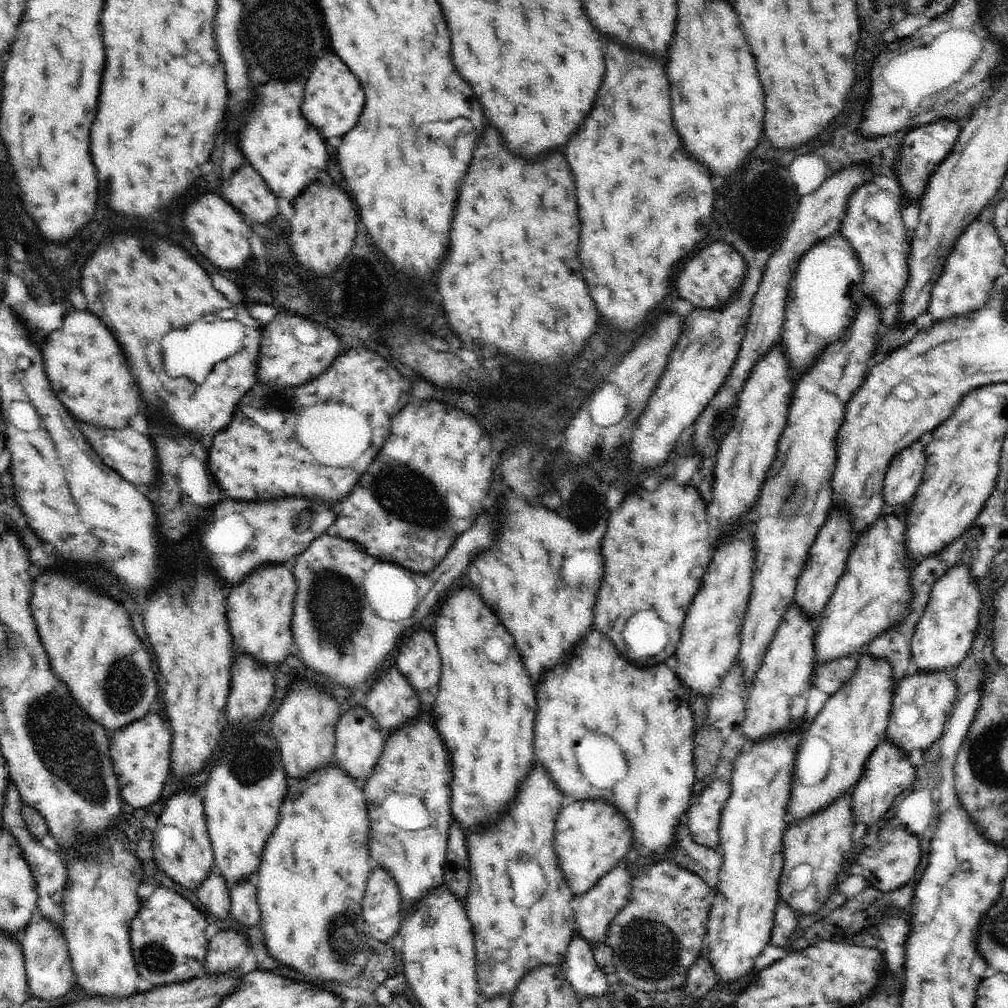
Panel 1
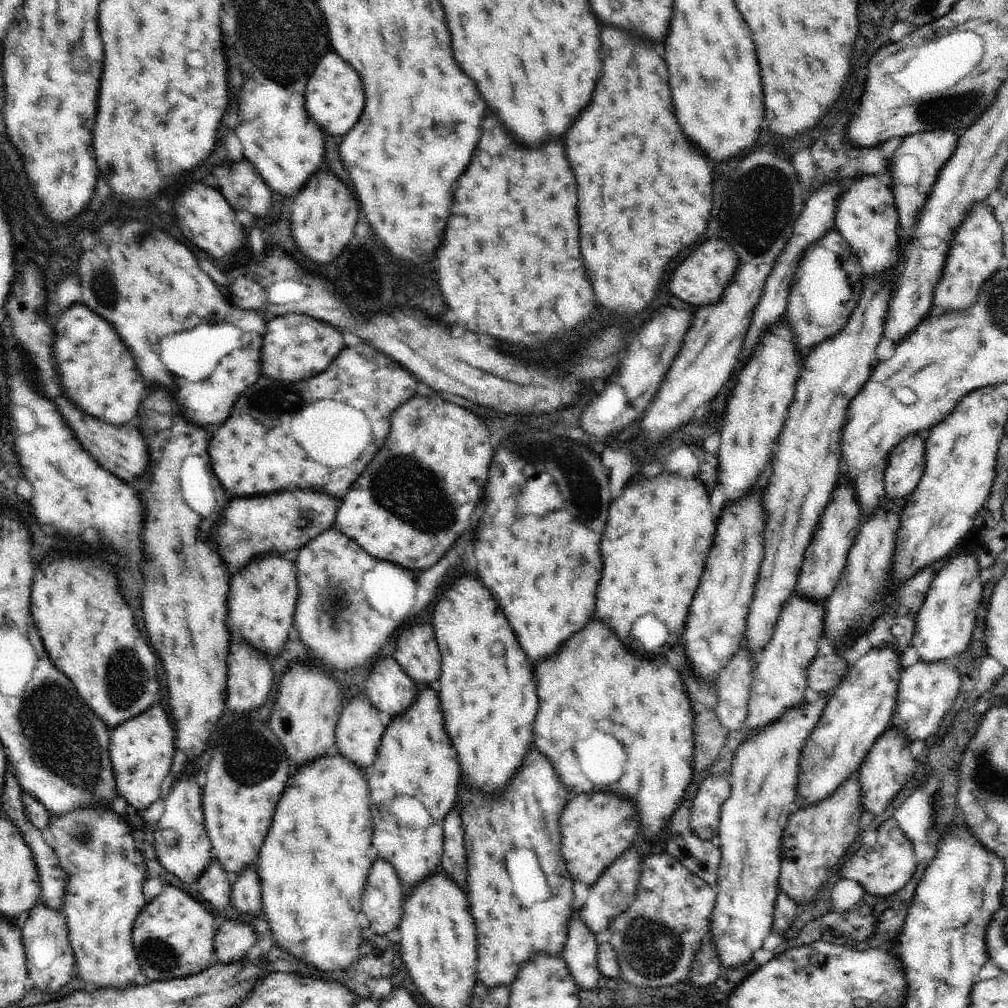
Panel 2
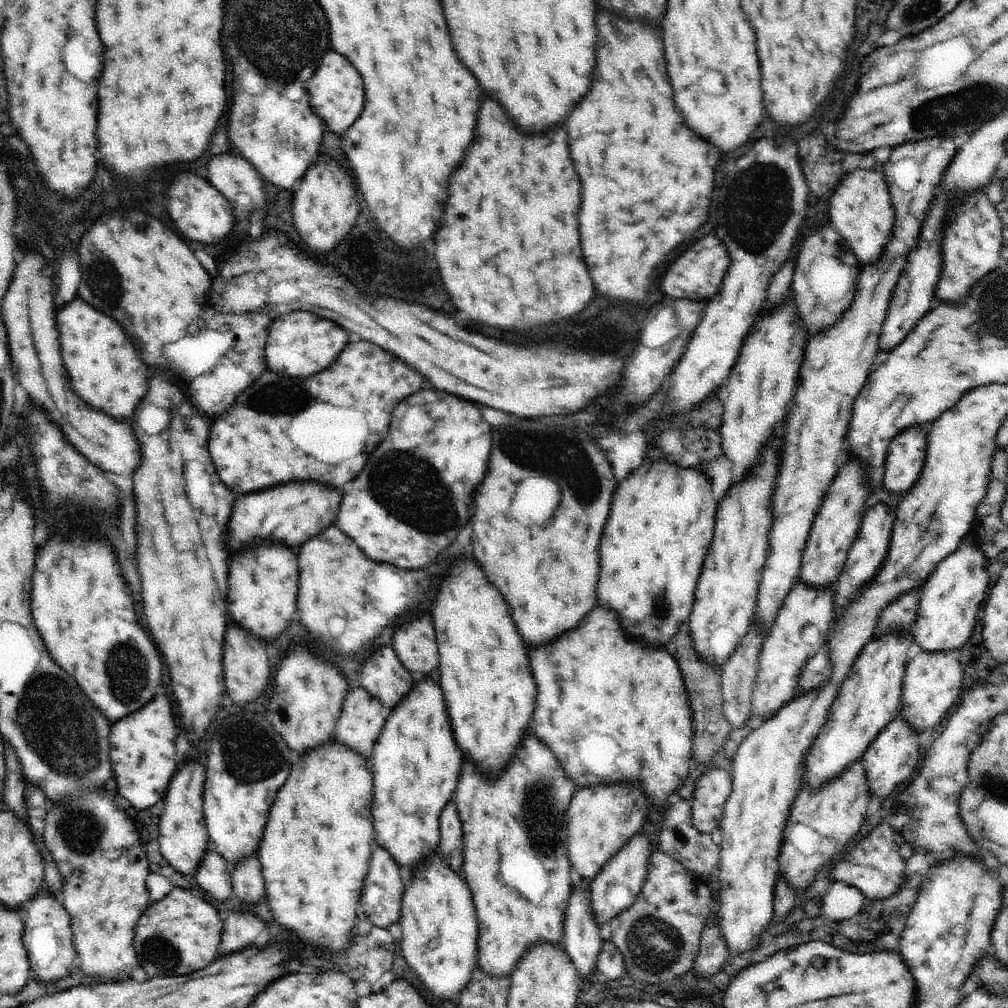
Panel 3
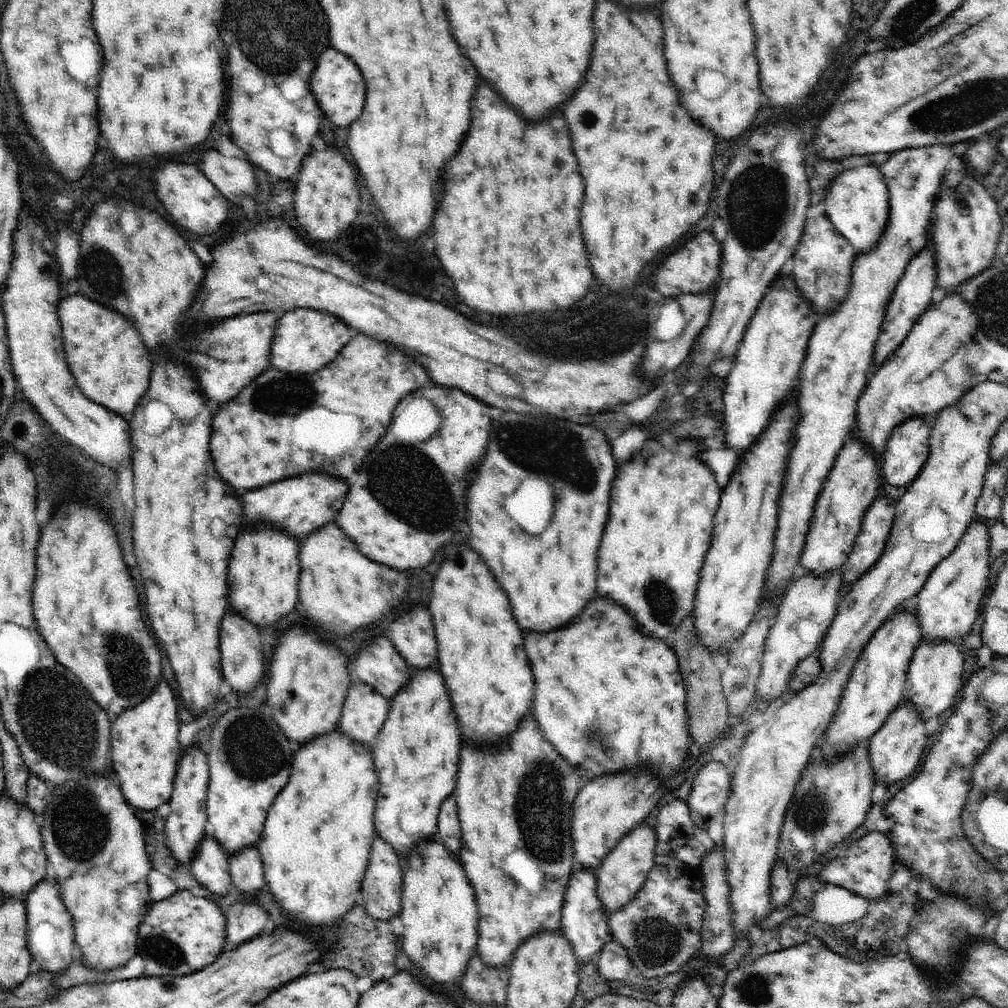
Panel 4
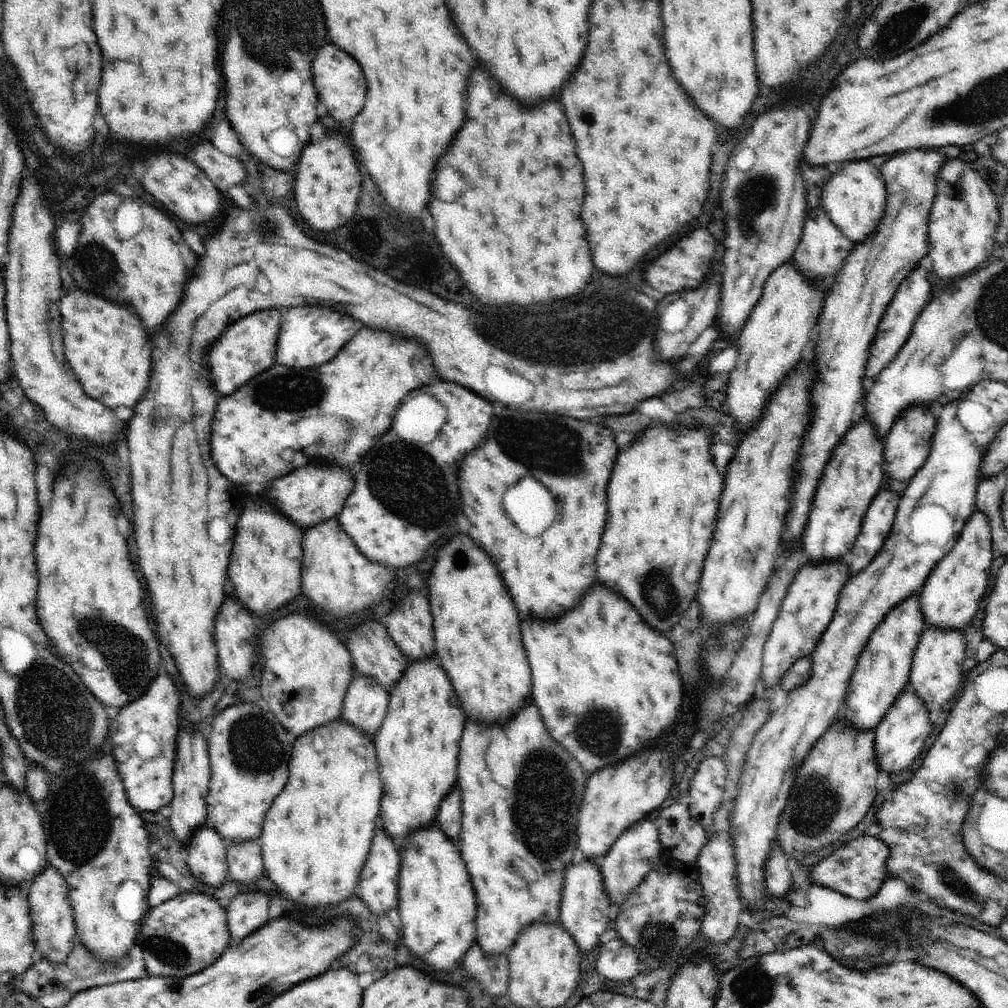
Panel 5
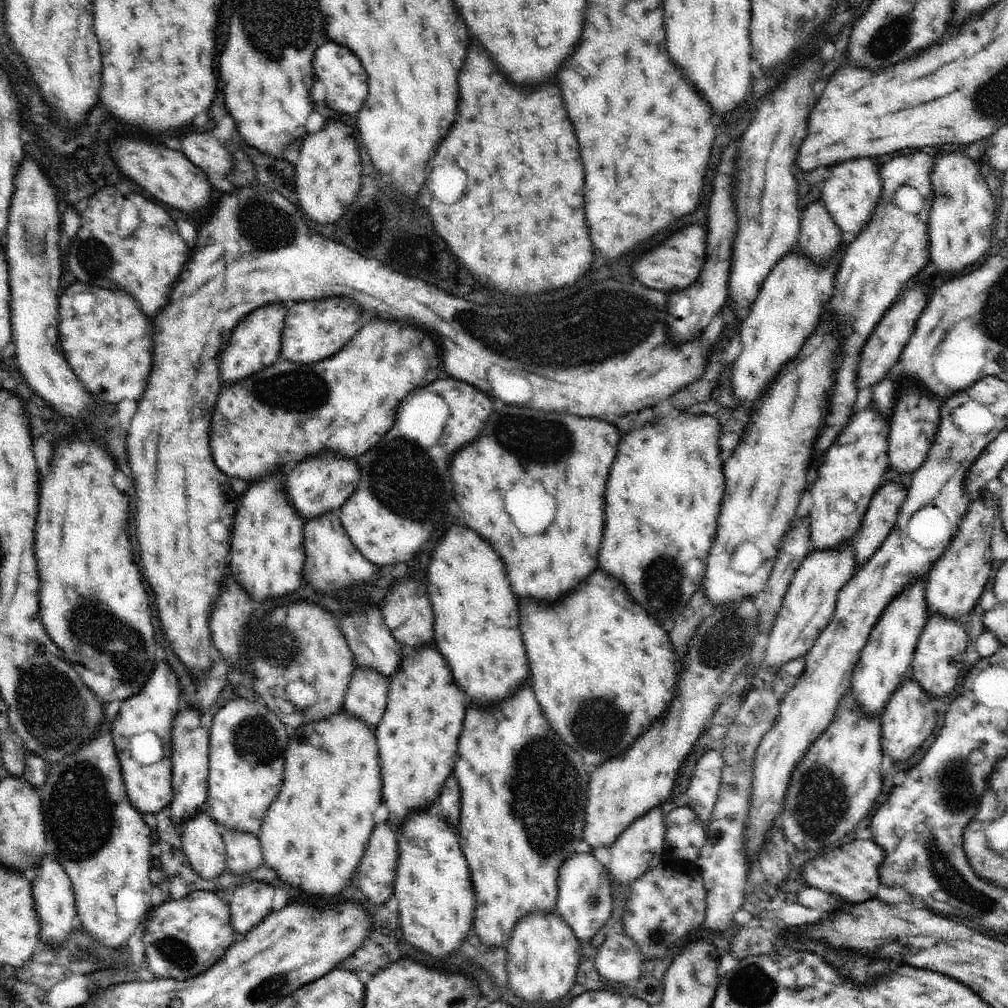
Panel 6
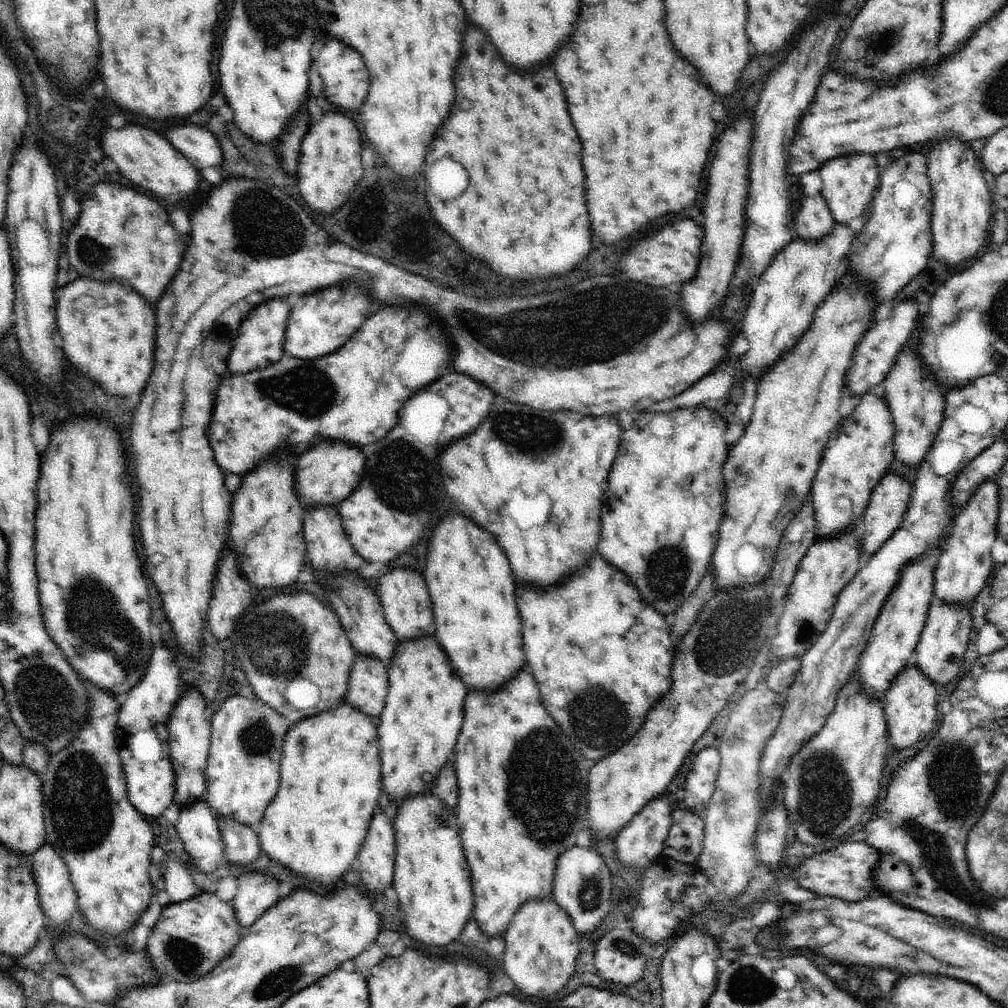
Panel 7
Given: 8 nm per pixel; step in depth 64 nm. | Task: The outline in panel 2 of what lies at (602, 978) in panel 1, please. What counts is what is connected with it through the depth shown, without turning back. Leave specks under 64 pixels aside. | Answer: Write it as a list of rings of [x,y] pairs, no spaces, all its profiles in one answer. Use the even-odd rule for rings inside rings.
[[[580,908],[572,910],[568,940],[561,954],[581,990],[592,990],[598,986],[602,975],[597,965],[598,945],[596,934],[590,932],[580,918]]]

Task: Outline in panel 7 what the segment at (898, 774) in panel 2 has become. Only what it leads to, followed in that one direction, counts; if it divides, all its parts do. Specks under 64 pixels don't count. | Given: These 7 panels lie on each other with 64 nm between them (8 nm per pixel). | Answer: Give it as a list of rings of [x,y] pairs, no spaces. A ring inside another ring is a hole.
[[[907,663],[906,668],[900,674],[896,674],[883,699],[888,722],[888,744],[896,750],[902,750],[916,744],[934,729],[936,714],[942,707],[940,696],[941,689],[918,666]]]

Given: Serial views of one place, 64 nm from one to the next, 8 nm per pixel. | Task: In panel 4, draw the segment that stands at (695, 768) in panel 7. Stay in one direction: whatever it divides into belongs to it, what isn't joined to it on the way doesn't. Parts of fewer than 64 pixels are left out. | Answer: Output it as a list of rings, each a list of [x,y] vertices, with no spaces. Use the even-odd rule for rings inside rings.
[[[710,761],[698,771],[686,801],[698,828],[708,829],[710,820],[724,812],[731,793],[730,776],[727,767],[718,761]]]

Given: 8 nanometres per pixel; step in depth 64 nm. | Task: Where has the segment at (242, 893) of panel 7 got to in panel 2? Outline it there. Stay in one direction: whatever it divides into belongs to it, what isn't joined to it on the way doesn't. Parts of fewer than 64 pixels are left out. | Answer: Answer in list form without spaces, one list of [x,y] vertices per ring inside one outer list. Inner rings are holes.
[[[230,913],[214,936],[214,952],[210,966],[234,964],[242,960],[256,940],[256,932],[250,924],[242,924],[237,915]],[[234,916],[234,918],[232,918]]]

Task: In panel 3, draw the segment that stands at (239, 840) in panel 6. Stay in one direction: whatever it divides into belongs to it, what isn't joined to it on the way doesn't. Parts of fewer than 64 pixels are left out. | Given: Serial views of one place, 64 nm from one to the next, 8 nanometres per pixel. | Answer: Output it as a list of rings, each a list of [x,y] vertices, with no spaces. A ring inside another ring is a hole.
[[[250,854],[240,860],[231,872],[233,891],[231,896],[244,904],[260,904],[264,894],[264,882],[260,874],[260,861],[257,854]]]

